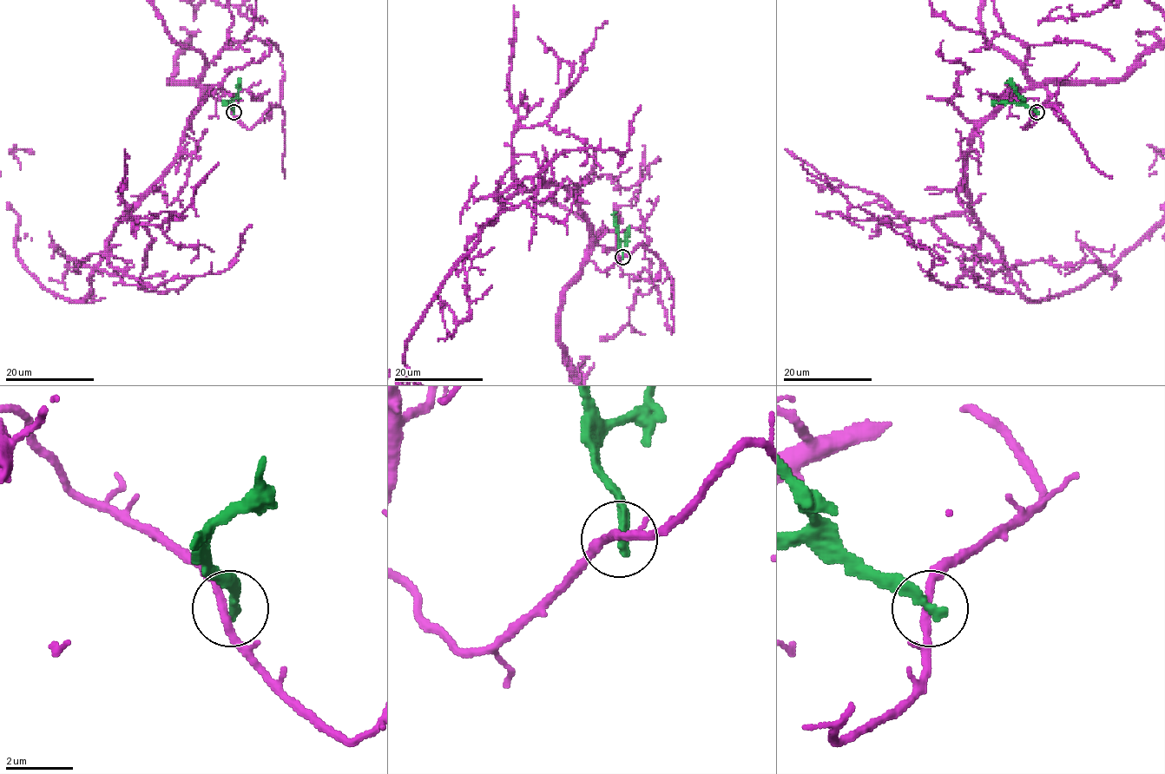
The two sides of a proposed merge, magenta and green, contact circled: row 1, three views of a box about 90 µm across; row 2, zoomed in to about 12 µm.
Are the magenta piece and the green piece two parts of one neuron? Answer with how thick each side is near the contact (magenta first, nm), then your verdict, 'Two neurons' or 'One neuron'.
Thickness 220 nm (magenta) against 300 nm. Two neurons

